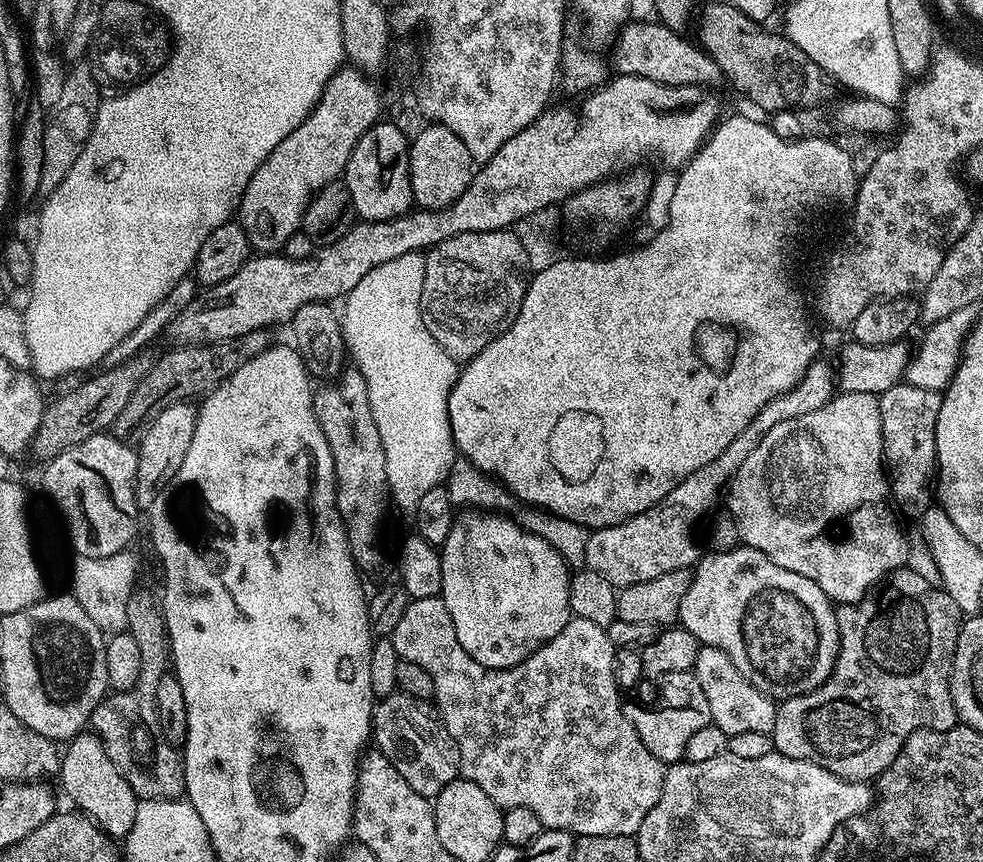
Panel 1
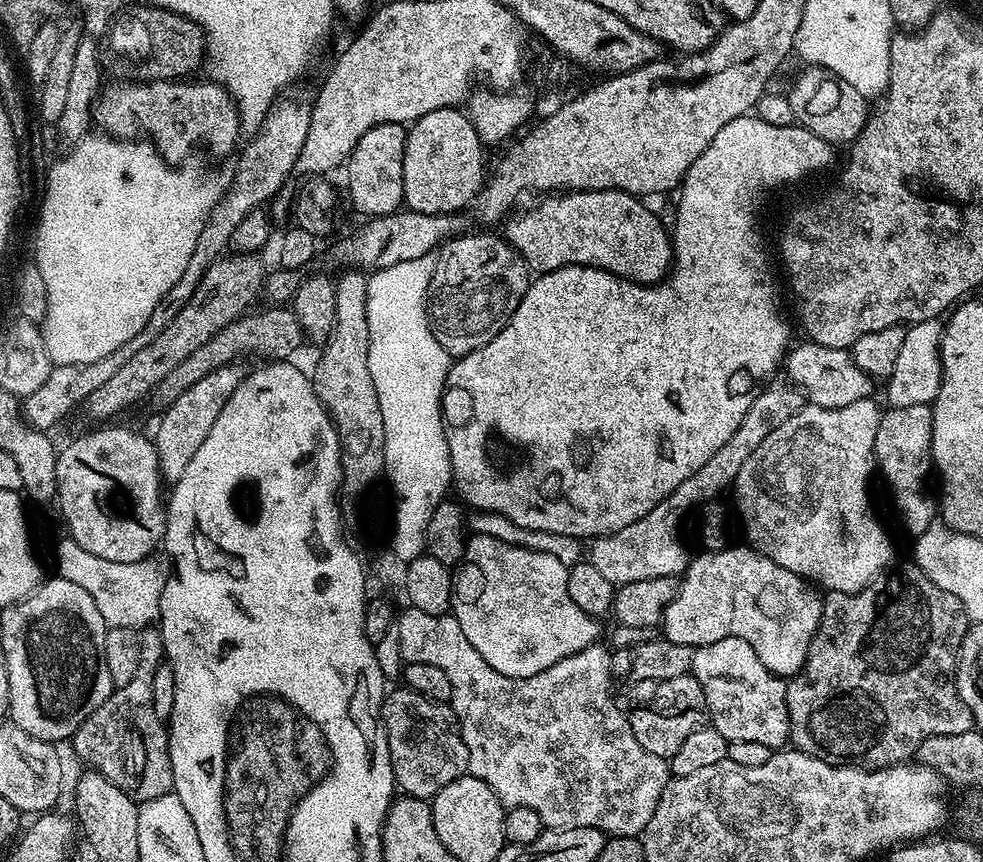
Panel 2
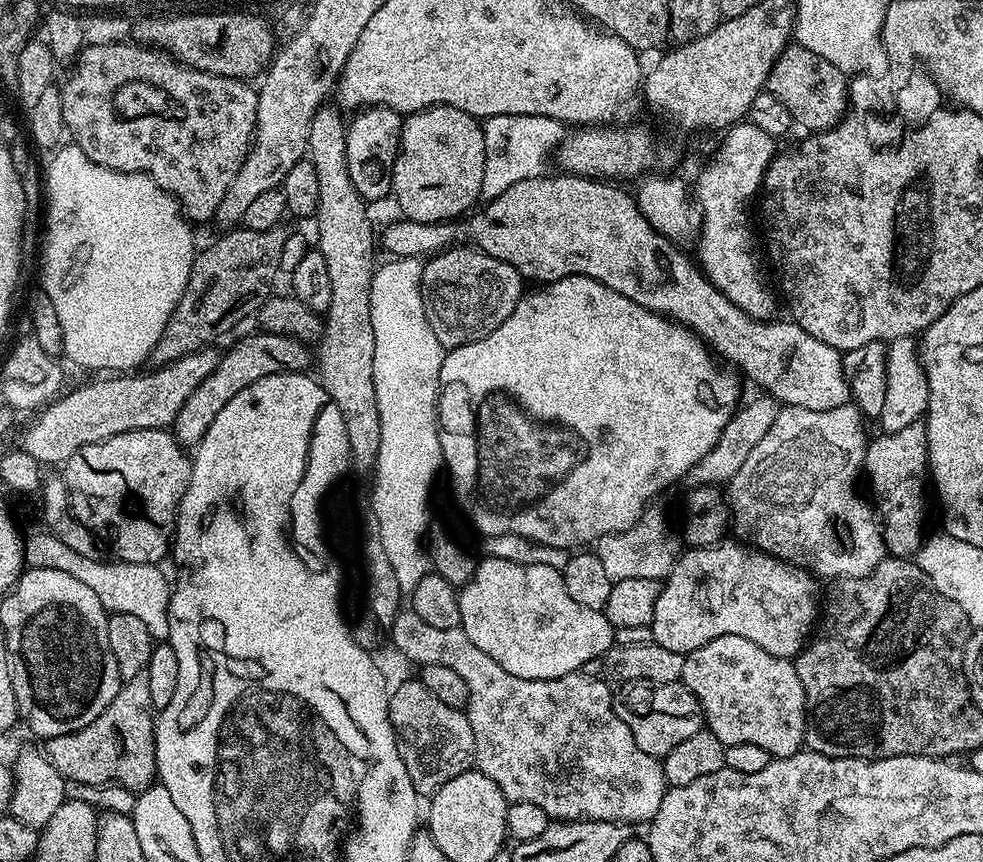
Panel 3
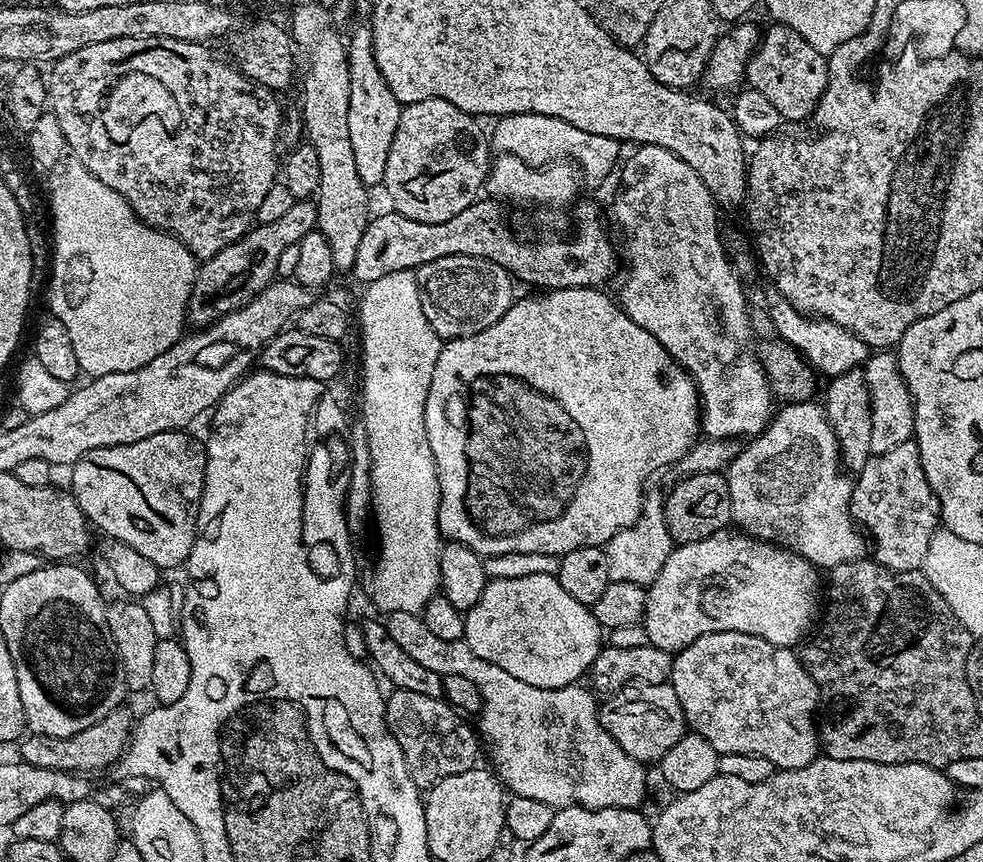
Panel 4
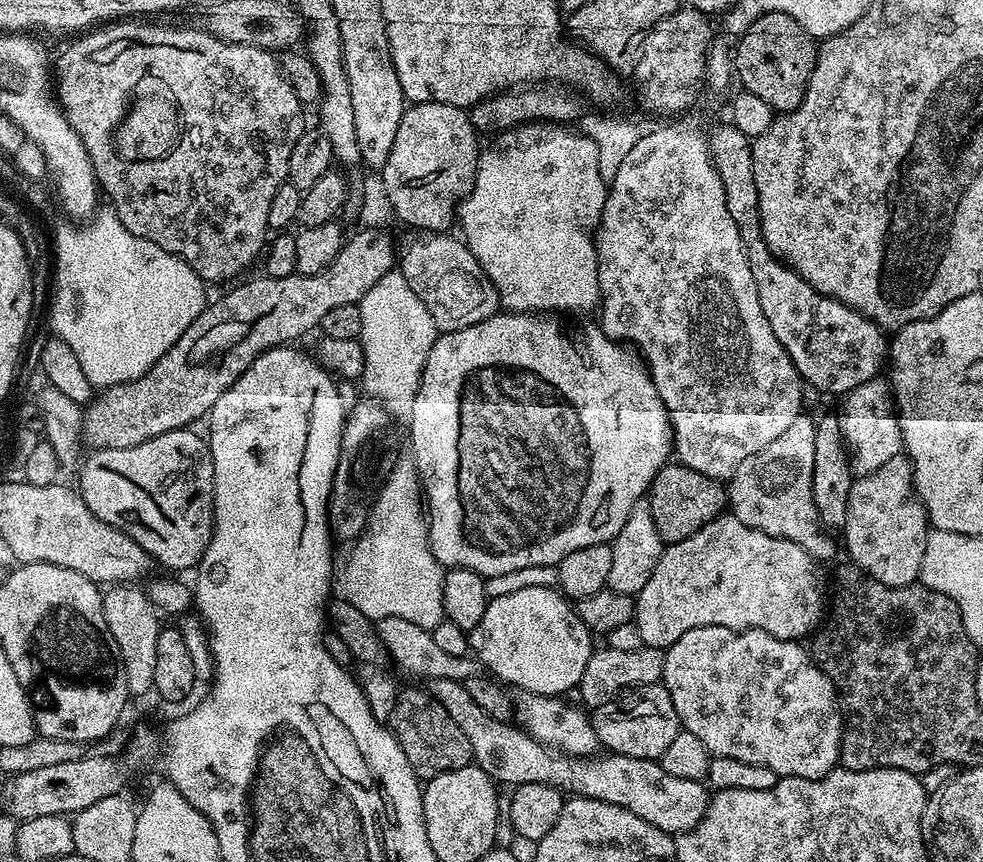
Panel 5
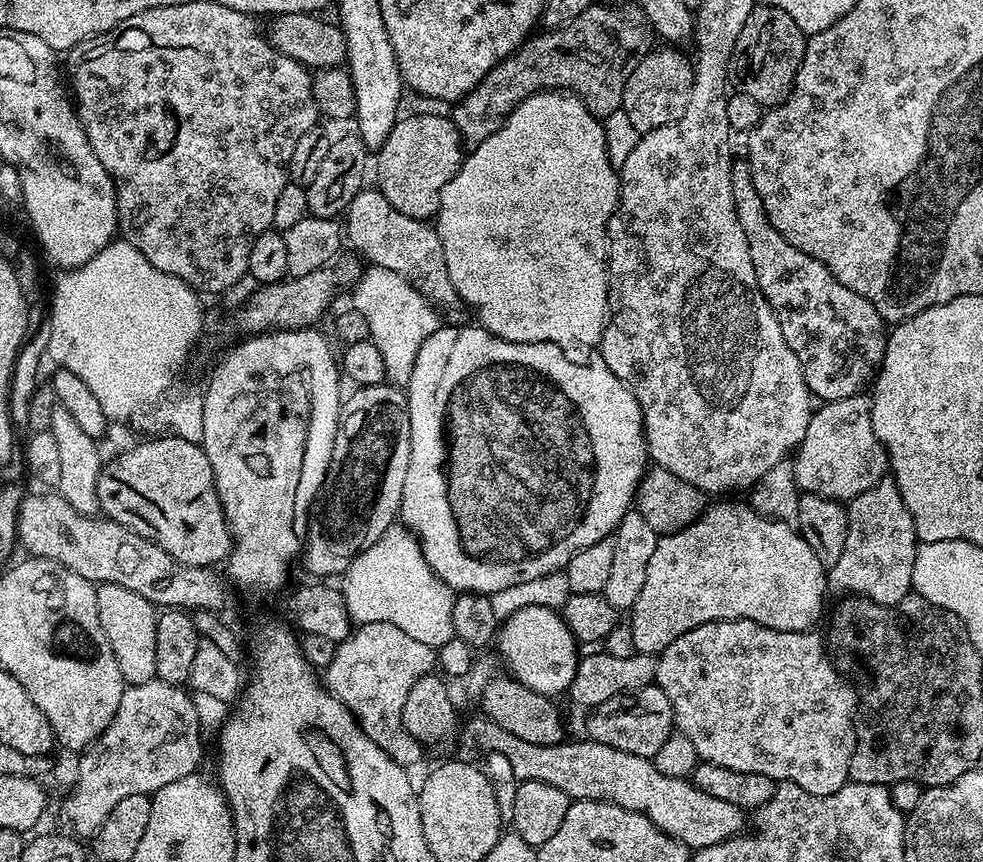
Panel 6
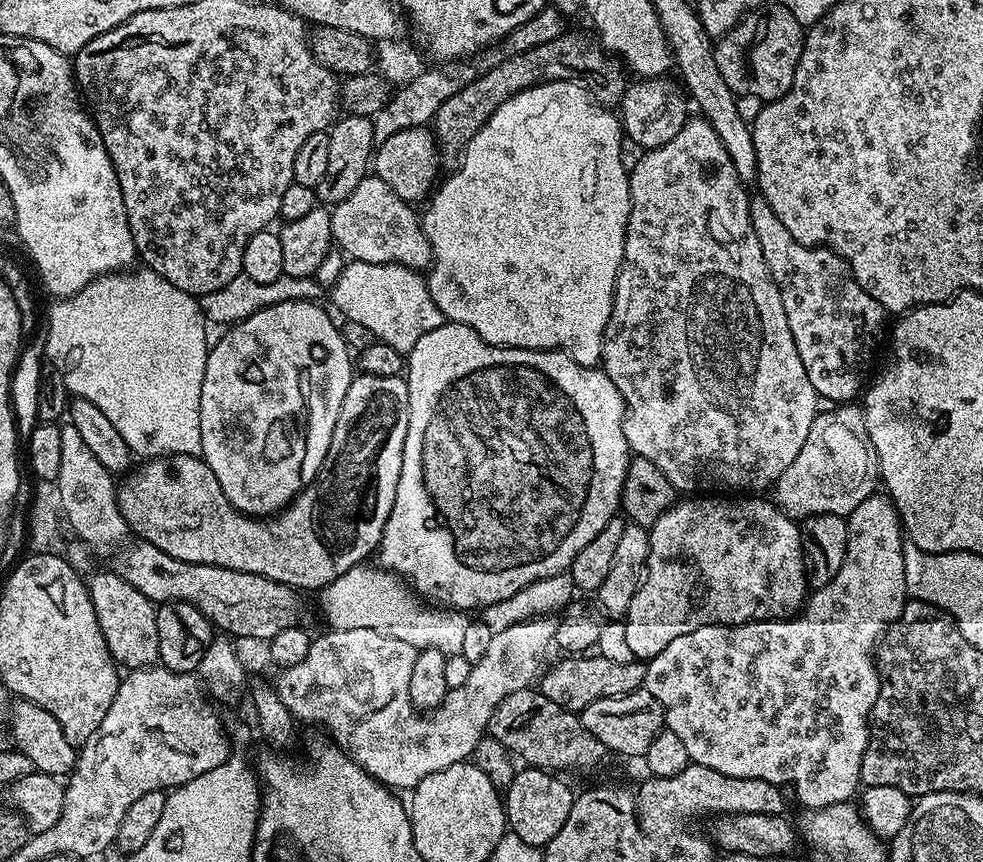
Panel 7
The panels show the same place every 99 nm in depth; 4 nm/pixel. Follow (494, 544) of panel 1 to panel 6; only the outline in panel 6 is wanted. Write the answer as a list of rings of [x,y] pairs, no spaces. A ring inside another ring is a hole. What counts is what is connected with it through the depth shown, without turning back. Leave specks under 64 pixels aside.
[[[526,606],[510,614],[499,625],[494,637],[494,648],[500,651],[502,659],[508,663],[507,671],[512,679],[530,686],[538,694],[549,698],[567,693],[574,682],[578,655],[577,640],[566,626],[563,615],[555,608],[546,606]]]

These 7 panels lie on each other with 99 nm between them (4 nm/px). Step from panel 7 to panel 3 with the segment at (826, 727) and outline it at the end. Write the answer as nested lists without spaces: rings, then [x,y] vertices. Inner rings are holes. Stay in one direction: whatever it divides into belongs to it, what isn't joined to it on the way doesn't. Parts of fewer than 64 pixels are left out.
[[[919,419],[902,430],[879,435],[867,441],[862,472],[866,480],[868,476],[872,488],[870,500],[878,517],[887,555],[892,558],[912,558],[926,539],[924,487],[930,484],[928,426],[923,419]],[[726,634],[698,646],[698,650],[684,657],[680,680],[692,691],[704,711],[707,731],[714,734],[726,746],[738,742],[751,742],[762,746],[769,757],[781,760],[790,758],[805,747],[806,710],[804,709],[804,687],[798,678],[795,663],[789,657],[766,654],[762,646],[750,642],[750,638],[738,638],[738,634]]]

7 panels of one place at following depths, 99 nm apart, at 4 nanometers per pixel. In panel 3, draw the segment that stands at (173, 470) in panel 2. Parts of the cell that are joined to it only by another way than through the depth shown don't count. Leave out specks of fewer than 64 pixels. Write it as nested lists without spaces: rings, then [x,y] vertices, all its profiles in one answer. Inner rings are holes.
[[[263,330],[257,333],[257,336],[242,337],[225,356],[221,355],[216,361],[216,369],[192,391],[190,398],[186,398],[182,410],[178,410],[170,431],[182,446],[199,444],[206,430],[210,430],[210,422],[218,418],[218,410],[222,410],[222,406],[226,406],[226,402],[230,402],[230,398],[234,398],[238,390],[246,390],[250,382],[258,382],[258,378],[266,378],[270,374],[307,373],[311,364],[313,367],[313,353],[312,356],[308,353],[311,352],[309,345],[301,340]]]

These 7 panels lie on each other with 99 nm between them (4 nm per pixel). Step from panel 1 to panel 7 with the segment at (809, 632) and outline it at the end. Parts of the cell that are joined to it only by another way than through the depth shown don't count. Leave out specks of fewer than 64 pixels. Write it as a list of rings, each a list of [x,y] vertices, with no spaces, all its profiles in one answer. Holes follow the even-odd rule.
[[[704,494],[699,498],[684,498],[666,509],[652,524],[648,534],[650,546],[648,567],[640,581],[639,590],[634,594],[634,602],[630,602],[630,610],[622,620],[626,626],[627,642],[637,661],[653,660],[655,656],[662,654],[662,650],[666,650],[666,646],[670,646],[670,642],[674,642],[674,638],[682,634],[690,634],[690,630],[698,630],[698,626],[749,624],[752,620],[783,620],[799,613],[810,588],[804,566],[804,551],[800,541],[800,524],[789,517],[771,499],[768,501],[763,500],[764,498],[760,494],[740,494],[735,498],[729,498],[724,494]]]

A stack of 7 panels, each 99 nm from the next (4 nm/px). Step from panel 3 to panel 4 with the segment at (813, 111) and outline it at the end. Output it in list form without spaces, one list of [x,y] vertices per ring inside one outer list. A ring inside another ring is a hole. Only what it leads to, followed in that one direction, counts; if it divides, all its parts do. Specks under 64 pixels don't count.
[[[775,22],[769,23],[769,25],[768,29],[766,27],[763,29],[760,43],[757,44],[756,51],[748,60],[747,87],[761,93],[778,110],[781,121],[805,120],[818,106],[818,102],[826,90],[828,61],[825,53],[814,50],[814,46],[810,46],[810,42],[806,42],[806,38],[802,38],[802,34],[798,34],[798,30]]]

